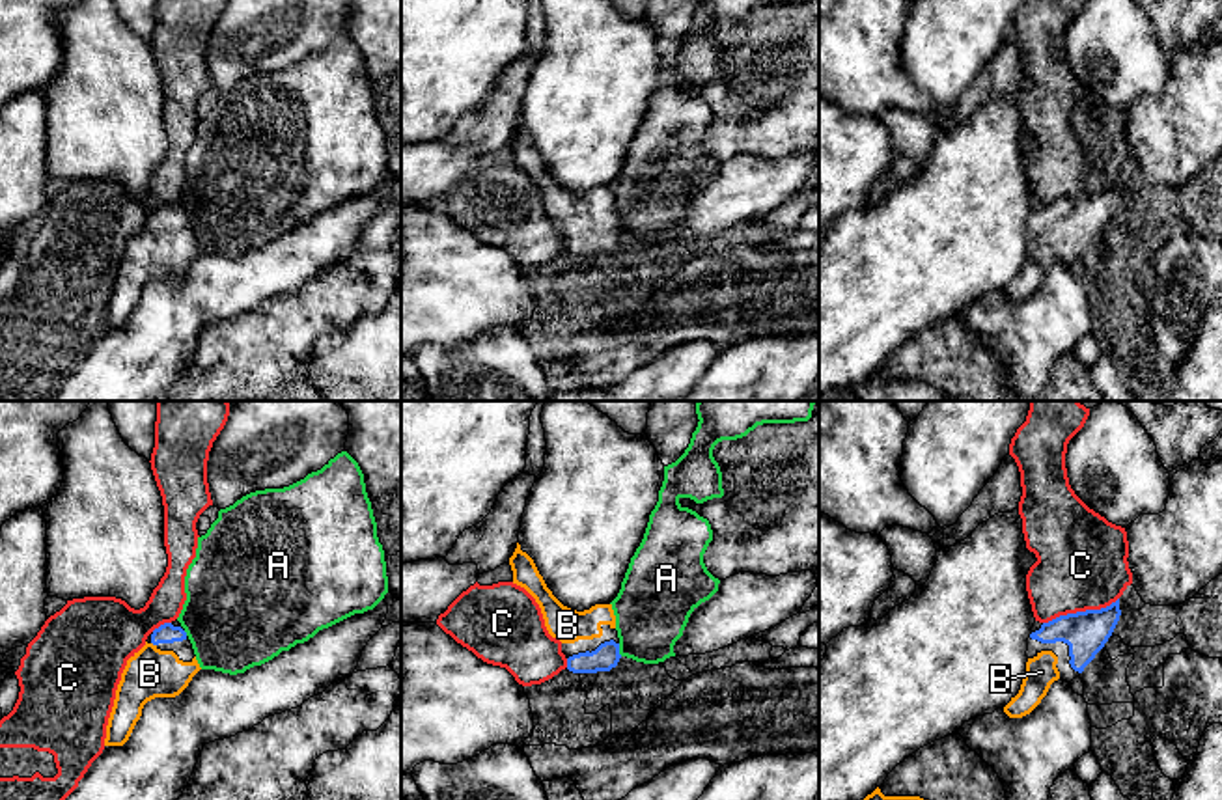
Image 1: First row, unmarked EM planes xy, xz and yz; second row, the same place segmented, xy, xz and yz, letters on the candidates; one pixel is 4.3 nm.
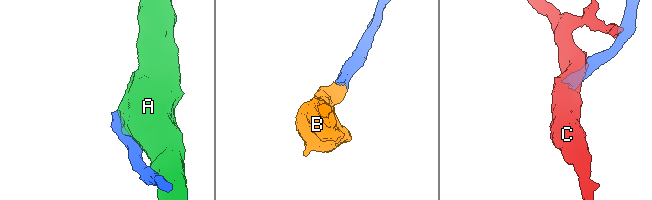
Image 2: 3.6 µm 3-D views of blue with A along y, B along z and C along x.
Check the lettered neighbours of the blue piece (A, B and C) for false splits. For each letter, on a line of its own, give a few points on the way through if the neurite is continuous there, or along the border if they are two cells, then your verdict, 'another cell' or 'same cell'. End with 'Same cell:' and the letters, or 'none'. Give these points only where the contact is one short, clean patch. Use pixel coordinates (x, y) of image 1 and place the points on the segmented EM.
A: another cell
B: way xy (166, 633), (153, 644), (150, 674); same cell
C: another cell
Same cell: B

